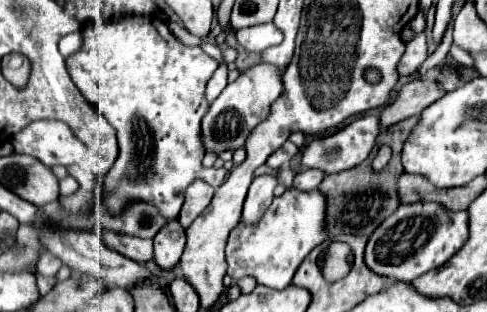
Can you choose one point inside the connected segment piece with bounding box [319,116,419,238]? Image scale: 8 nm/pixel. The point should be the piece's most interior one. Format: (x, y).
(358, 201)

